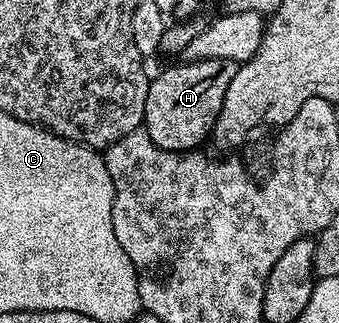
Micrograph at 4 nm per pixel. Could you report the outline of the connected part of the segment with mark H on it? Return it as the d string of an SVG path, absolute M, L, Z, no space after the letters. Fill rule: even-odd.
M212 63L182 65L180 68L168 67L157 79L155 76L151 80L142 124L143 131L148 134L150 141L154 141L154 145L158 145L158 149L181 153L197 150L200 142L211 136L212 126L222 109L222 101L235 71L235 66L229 63L220 66Z

